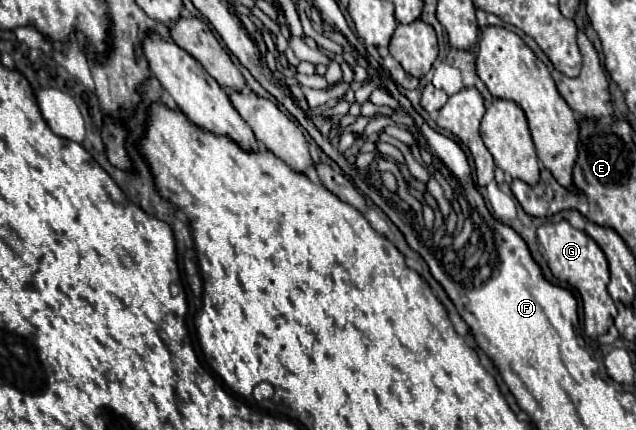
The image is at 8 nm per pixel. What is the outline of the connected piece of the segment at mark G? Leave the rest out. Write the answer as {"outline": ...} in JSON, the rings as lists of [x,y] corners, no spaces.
{"outline":[[[567,221],[559,223],[543,223],[537,229],[537,239],[545,249],[547,255],[547,265],[553,273],[555,279],[569,283],[575,287],[583,299],[583,309],[585,309],[585,335],[595,339],[613,325],[615,319],[615,303],[607,293],[607,283],[609,283],[609,267],[603,251],[599,245],[587,237],[583,231],[571,227]]]}

